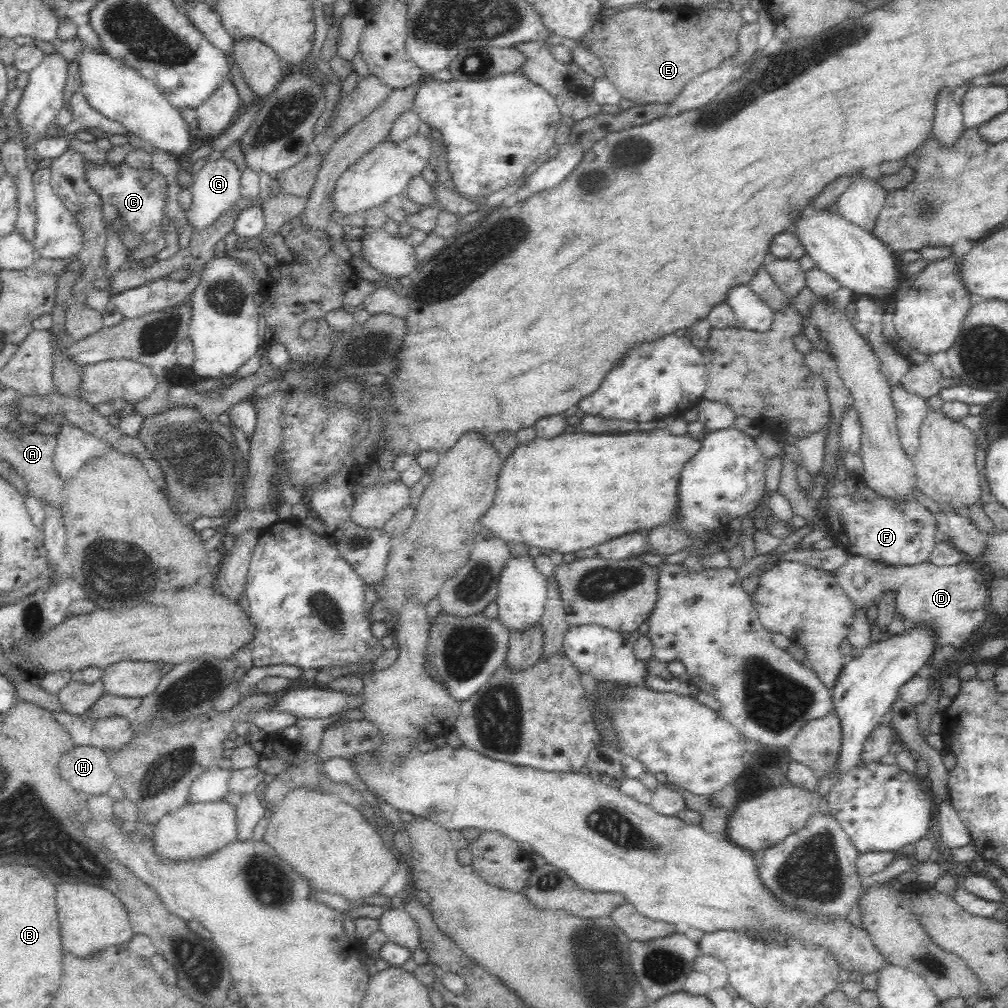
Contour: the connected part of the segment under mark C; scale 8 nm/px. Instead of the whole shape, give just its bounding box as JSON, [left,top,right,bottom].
[90,162,168,236]

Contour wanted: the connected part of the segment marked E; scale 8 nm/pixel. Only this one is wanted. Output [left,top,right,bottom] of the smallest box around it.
[576,4,742,104]

